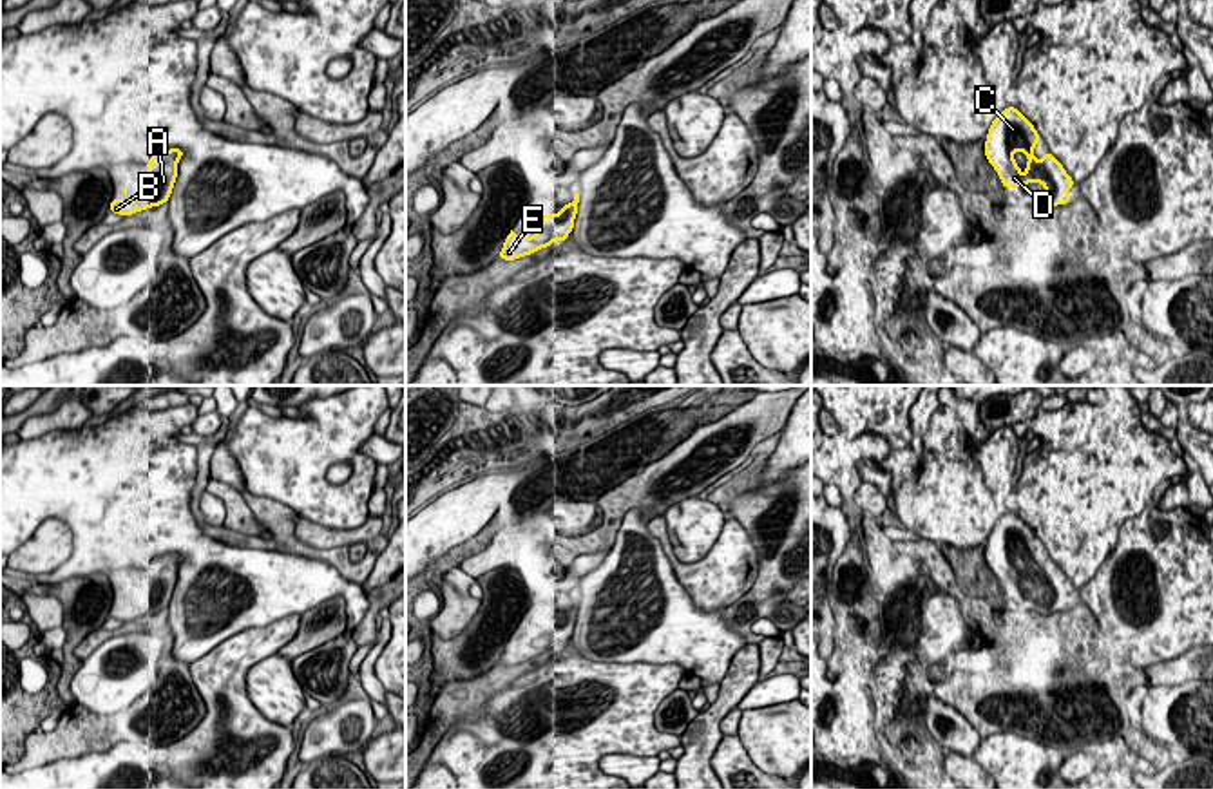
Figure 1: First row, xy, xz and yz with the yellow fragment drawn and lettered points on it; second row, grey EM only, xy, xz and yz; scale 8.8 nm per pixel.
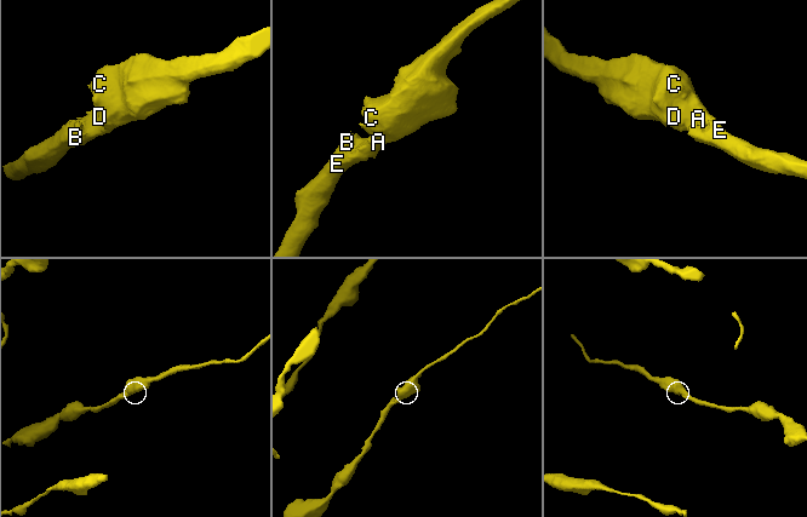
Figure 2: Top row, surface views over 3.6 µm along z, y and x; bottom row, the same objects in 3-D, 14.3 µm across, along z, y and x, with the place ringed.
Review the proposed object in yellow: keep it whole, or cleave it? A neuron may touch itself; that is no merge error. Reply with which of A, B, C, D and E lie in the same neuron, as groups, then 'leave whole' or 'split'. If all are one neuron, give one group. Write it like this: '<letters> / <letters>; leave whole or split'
A B C D E; leave whole

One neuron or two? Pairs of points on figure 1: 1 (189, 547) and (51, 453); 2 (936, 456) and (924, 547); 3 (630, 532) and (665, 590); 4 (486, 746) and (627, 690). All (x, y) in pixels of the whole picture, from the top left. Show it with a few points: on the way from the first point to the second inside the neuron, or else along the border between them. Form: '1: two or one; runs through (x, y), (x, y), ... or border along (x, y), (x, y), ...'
1: one; runs through (154, 518), (142, 511), (116, 485), (85, 476)
2: two; border along (922, 538), (938, 547)
3: one; runs through (634, 547), (636, 561), (650, 576)
4: one; runs through (520, 746), (592, 722)

